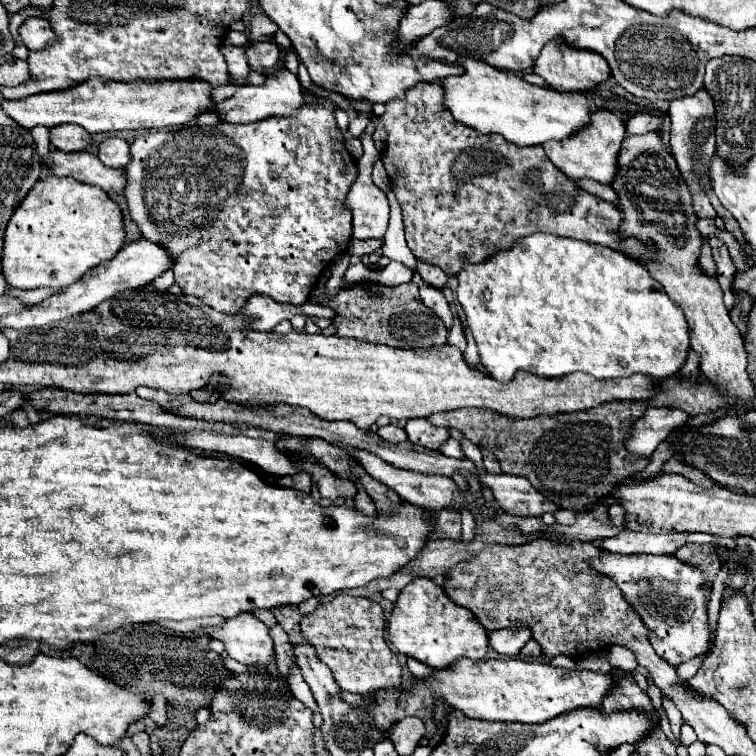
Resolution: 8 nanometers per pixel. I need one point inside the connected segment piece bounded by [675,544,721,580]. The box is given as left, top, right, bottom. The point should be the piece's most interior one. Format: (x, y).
(701, 556)

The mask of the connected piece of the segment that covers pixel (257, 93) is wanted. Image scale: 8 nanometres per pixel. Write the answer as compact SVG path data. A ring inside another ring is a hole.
M277 68L273 74L267 76L263 86L241 86L229 100L217 102L215 114L229 124L247 124L263 120L267 116L289 116L297 112L301 106L303 106L303 88L299 86L299 80L287 68Z

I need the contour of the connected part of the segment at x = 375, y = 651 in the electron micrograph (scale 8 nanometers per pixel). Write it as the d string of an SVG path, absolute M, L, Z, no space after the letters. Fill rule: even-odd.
M337 594L331 602L319 604L315 612L301 620L303 636L317 648L319 660L329 666L341 690L353 694L371 694L381 688L401 686L401 666L383 638L383 628L385 618L381 606L349 594Z

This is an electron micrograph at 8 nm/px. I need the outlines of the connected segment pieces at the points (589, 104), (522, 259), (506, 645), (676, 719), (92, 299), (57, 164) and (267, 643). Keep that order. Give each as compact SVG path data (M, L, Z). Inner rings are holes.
M463 58L461 66L465 68L465 72L461 76L449 76L449 78L441 80L441 86L445 90L443 106L447 106L447 110L451 112L451 116L457 122L475 128L479 134L501 134L507 142L513 142L517 146L533 146L533 144L537 146L537 144L543 144L547 140L563 140L569 134L573 134L575 130L587 126L591 112L603 108L603 100L599 96L589 98L583 92L567 92L565 94L565 92L539 88L539 86L525 82L515 72L495 70L491 64L487 64L483 60Z
M529 234L521 238L511 250L501 250L499 254L491 256L487 262L467 264L467 268L457 274L457 280L459 280L459 286L455 294L467 314L467 324L477 342L479 360L485 372L499 382L511 382L511 378L515 378L519 370L541 376L541 378L563 378L573 372L585 372L595 378L621 378L621 376L631 376L631 374L647 374L651 378L669 378L669 376L675 376L679 368L683 366L683 362L687 360L689 330L687 330L687 322L679 306L671 302L663 286L655 282L651 274L637 260L631 260L625 254L619 254L611 248L603 248L603 246L595 246L595 244L579 242L571 238L559 238L553 234Z
M503 628L489 634L489 646L503 656L517 656L531 638L529 628Z
M662 694L662 705L668 716L671 731L679 739L680 728L681 728L681 725L684 723L682 716L680 712L677 710L677 708L674 707L674 704L671 703L669 698L665 696L664 694Z
M141 238L137 242L125 244L123 250L119 250L119 254L115 254L115 258L101 262L99 266L95 266L95 270L89 270L79 282L71 284L69 288L65 288L61 294L53 294L51 298L43 300L41 304L35 304L27 310L21 310L19 314L11 314L1 318L1 326L5 328L45 328L53 322L83 314L95 306L99 306L99 302L113 298L117 292L123 290L133 290L145 284L151 284L157 276L161 276L163 272L173 268L173 258L167 254L167 250L163 246L157 246L155 242Z
M55 150L55 152L51 152L51 158L53 158L51 172L55 176L71 176L83 184L99 186L109 196L123 194L123 190L127 186L125 170L113 170L109 166L103 166L99 162L99 158L91 152L63 154L63 152Z
M251 612L229 618L223 626L199 626L195 636L217 638L225 644L225 652L241 664L269 666L273 662L273 642L269 628Z

